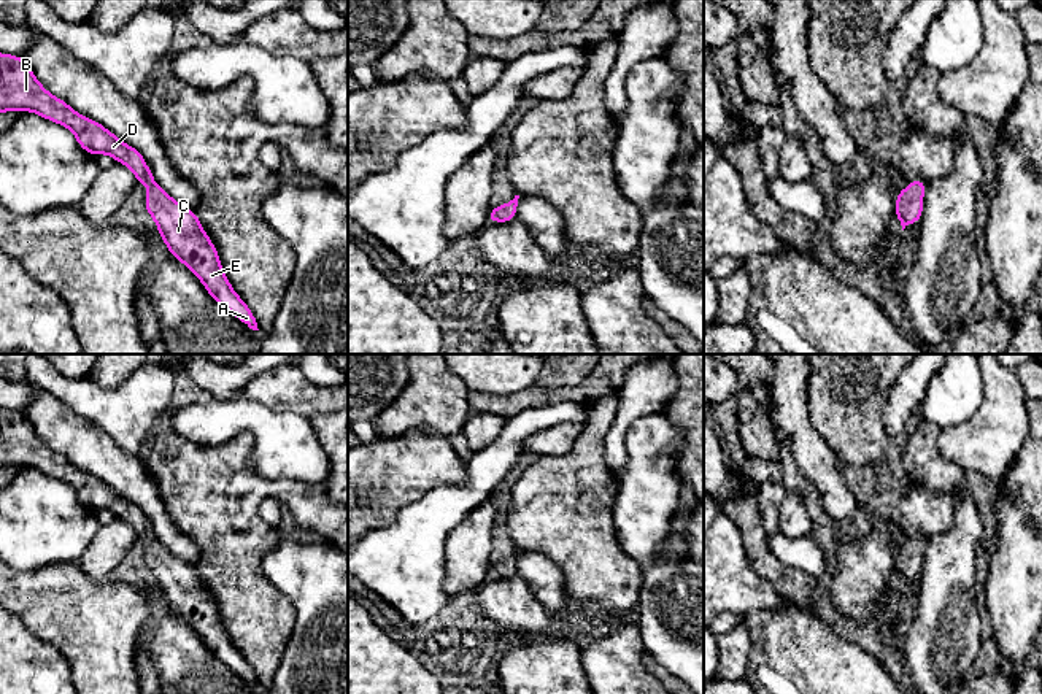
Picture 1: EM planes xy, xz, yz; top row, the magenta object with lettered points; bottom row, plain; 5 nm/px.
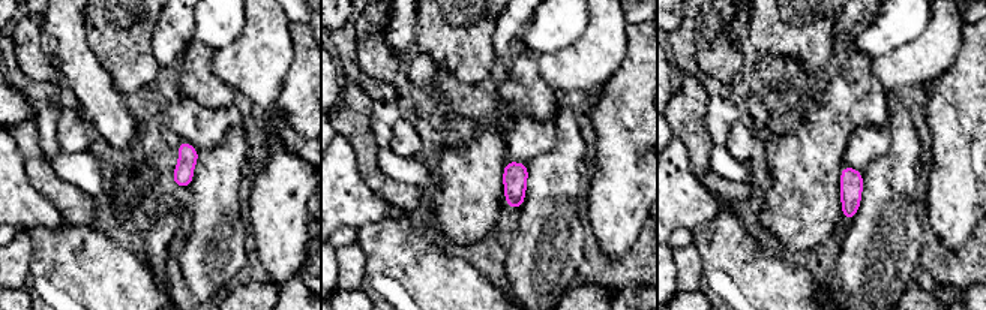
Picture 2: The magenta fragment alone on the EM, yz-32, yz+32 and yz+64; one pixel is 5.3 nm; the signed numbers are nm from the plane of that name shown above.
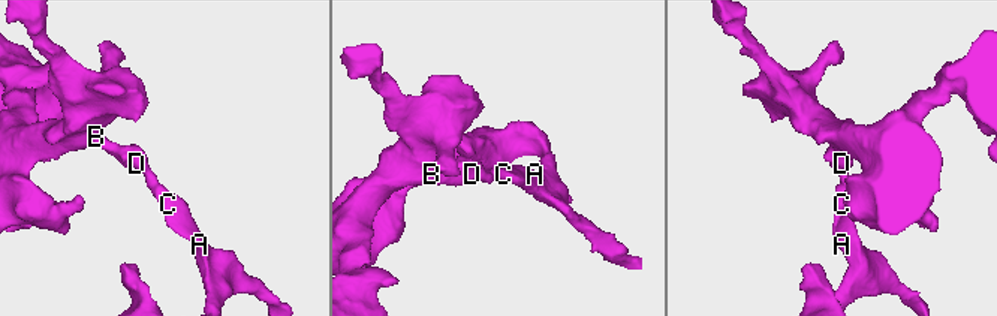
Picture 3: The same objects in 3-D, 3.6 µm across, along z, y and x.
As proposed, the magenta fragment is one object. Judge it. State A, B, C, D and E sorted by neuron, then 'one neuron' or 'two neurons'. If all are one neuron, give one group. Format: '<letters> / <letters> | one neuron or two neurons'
A B C D E | one neuron

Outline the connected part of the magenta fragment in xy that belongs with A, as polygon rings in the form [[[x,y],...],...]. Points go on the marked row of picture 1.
[[[0,52],[0,113],[33,111],[44,119],[70,129],[78,145],[92,156],[110,154],[116,162],[127,165],[137,183],[148,186],[145,208],[156,221],[159,237],[170,254],[183,262],[205,286],[206,292],[245,326],[253,330],[257,322],[249,307],[232,289],[218,251],[197,214],[173,200],[154,181],[141,152],[105,129],[100,122],[78,114],[68,103],[49,94],[33,76],[24,57]]]

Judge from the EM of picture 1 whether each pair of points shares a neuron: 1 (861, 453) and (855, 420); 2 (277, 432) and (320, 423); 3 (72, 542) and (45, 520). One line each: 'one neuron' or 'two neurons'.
1: one neuron
2: two neurons
3: one neuron

